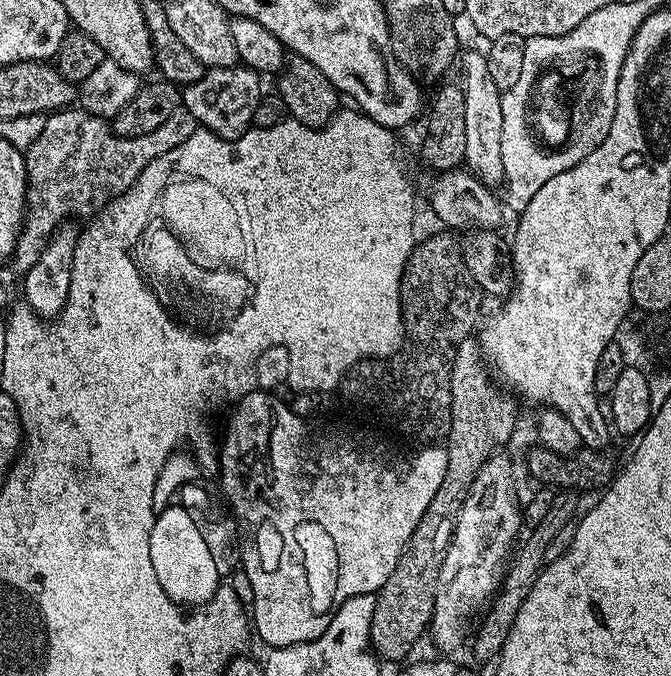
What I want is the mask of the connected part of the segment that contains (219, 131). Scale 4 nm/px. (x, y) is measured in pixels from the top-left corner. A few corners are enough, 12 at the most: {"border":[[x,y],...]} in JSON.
{"border":[[209,68],[183,89],[199,127],[236,140],[262,99],[253,68]]}

